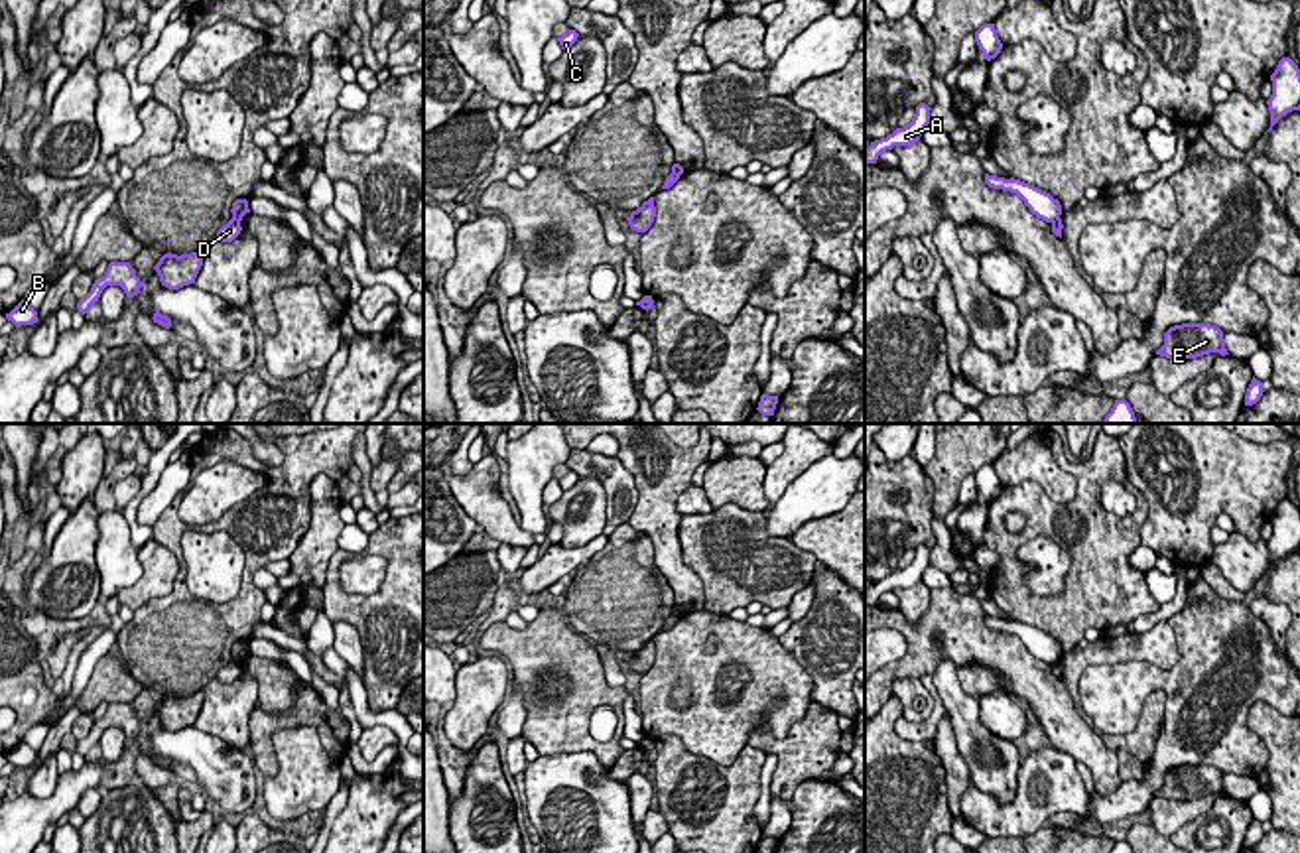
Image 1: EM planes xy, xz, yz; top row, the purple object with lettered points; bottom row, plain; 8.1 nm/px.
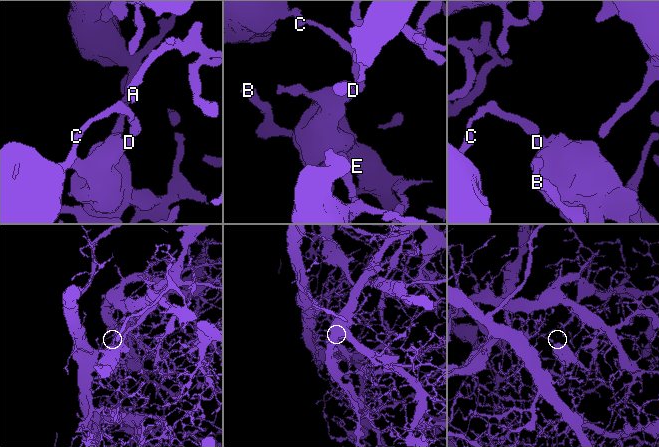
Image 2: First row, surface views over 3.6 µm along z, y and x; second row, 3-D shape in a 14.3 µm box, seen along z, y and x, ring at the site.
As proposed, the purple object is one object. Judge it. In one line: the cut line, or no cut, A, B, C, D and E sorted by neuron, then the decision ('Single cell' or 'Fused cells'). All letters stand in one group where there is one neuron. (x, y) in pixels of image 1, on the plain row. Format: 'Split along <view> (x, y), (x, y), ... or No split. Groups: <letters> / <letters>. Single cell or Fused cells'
Split along xy (233, 658), (239, 664). Groups: A B C / D E. Fused cells

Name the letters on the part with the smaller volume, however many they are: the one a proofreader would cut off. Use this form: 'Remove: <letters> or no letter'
Remove: D, E

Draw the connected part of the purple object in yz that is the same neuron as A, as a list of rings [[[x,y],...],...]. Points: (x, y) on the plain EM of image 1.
[[[920,544],[912,563],[904,569],[896,569],[886,579],[871,583],[865,591],[865,605],[877,605],[878,597],[894,587],[910,587],[920,581],[922,573],[930,567],[930,548]]]

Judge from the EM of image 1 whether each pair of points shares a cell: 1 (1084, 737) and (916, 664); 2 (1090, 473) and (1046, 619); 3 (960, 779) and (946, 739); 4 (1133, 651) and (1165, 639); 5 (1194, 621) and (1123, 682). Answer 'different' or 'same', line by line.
1: same
2: same
3: same
4: same
5: same

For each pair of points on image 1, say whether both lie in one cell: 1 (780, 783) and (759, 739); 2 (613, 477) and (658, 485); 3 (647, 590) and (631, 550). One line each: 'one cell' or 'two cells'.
1: one cell
2: two cells
3: one cell

